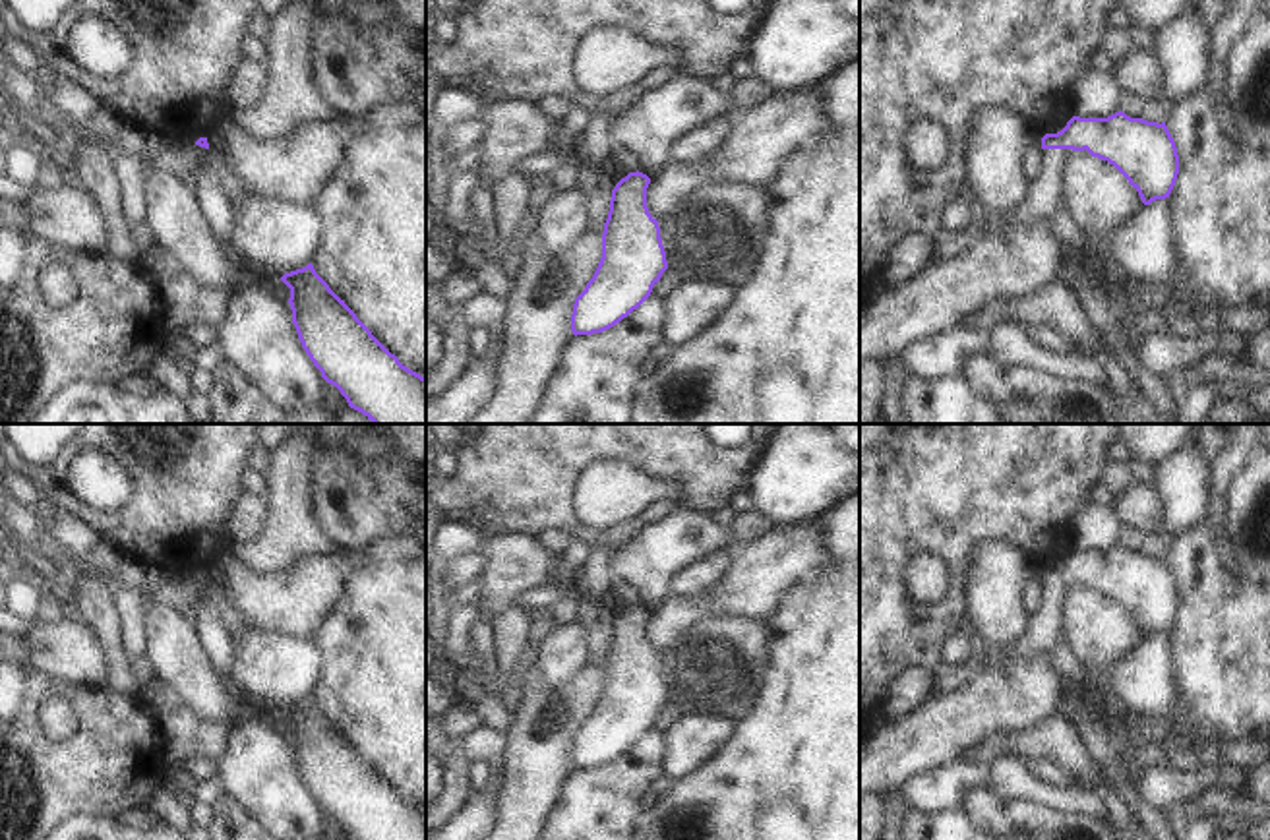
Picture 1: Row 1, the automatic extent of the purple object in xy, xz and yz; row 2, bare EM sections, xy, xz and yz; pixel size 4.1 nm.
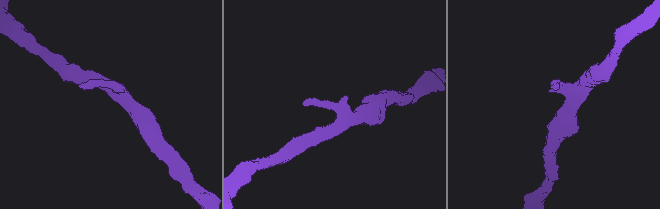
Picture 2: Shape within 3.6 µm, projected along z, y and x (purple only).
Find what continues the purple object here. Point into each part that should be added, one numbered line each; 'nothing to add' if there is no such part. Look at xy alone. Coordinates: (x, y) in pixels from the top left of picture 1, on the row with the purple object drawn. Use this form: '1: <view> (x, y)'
nothing to add.

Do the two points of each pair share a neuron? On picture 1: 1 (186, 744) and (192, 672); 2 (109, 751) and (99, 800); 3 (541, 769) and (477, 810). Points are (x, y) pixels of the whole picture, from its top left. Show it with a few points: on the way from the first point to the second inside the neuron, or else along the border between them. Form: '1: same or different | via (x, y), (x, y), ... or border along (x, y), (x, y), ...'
1: different | border along (177, 705), (227, 728)
2: same | via (109, 763), (99, 773), (99, 788)
3: different | border along (498, 794), (494, 819)

